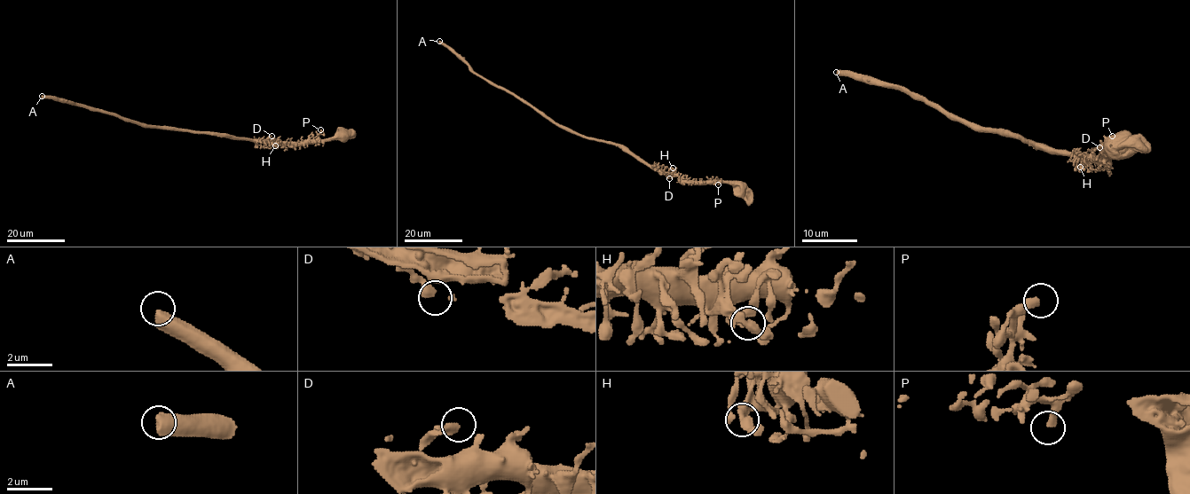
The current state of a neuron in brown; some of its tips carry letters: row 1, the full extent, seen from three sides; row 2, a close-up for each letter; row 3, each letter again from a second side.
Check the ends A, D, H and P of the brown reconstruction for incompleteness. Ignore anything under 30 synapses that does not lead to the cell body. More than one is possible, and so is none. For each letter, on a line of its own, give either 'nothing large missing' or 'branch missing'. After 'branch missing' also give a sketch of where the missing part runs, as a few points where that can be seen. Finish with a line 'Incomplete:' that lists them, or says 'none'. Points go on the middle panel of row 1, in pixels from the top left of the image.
A: branch missing
D: nothing large missing
H: nothing large missing
P: nothing large missing
Incomplete: A

